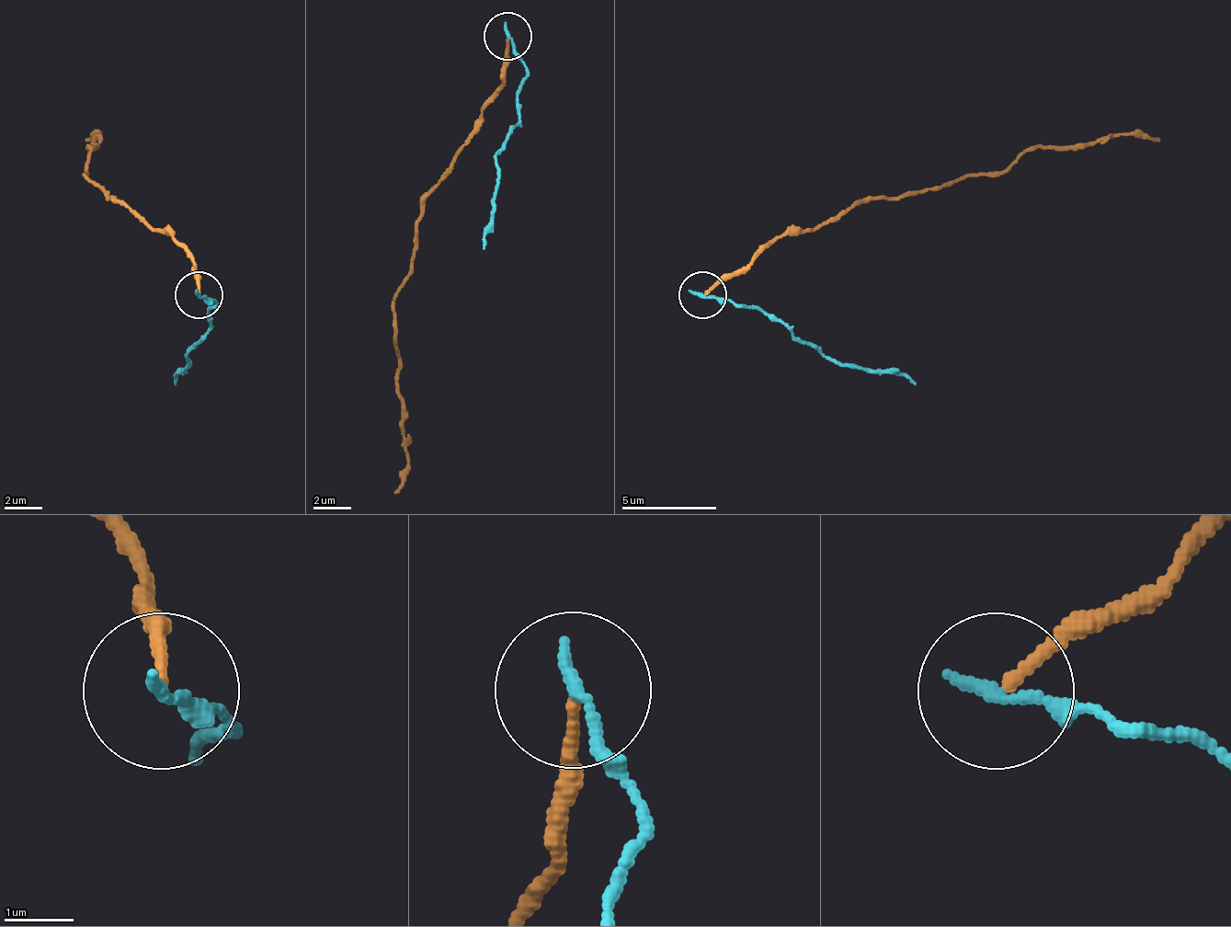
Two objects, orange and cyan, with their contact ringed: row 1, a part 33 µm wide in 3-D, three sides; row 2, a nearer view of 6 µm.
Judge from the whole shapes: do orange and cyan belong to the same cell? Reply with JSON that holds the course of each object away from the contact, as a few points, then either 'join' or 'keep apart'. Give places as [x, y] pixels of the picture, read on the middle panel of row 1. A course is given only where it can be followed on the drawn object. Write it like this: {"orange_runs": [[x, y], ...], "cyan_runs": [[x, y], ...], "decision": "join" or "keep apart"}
{"orange_runs": [[507, 40], [507, 86], [426, 200], [412, 271], [393, 300], [407, 451], [407, 479], [393, 494]], "cyan_runs": [[507, 35], [525, 82], [516, 106], [520, 120], [496, 163], [492, 229], [483, 247]], "decision": "keep apart"}

